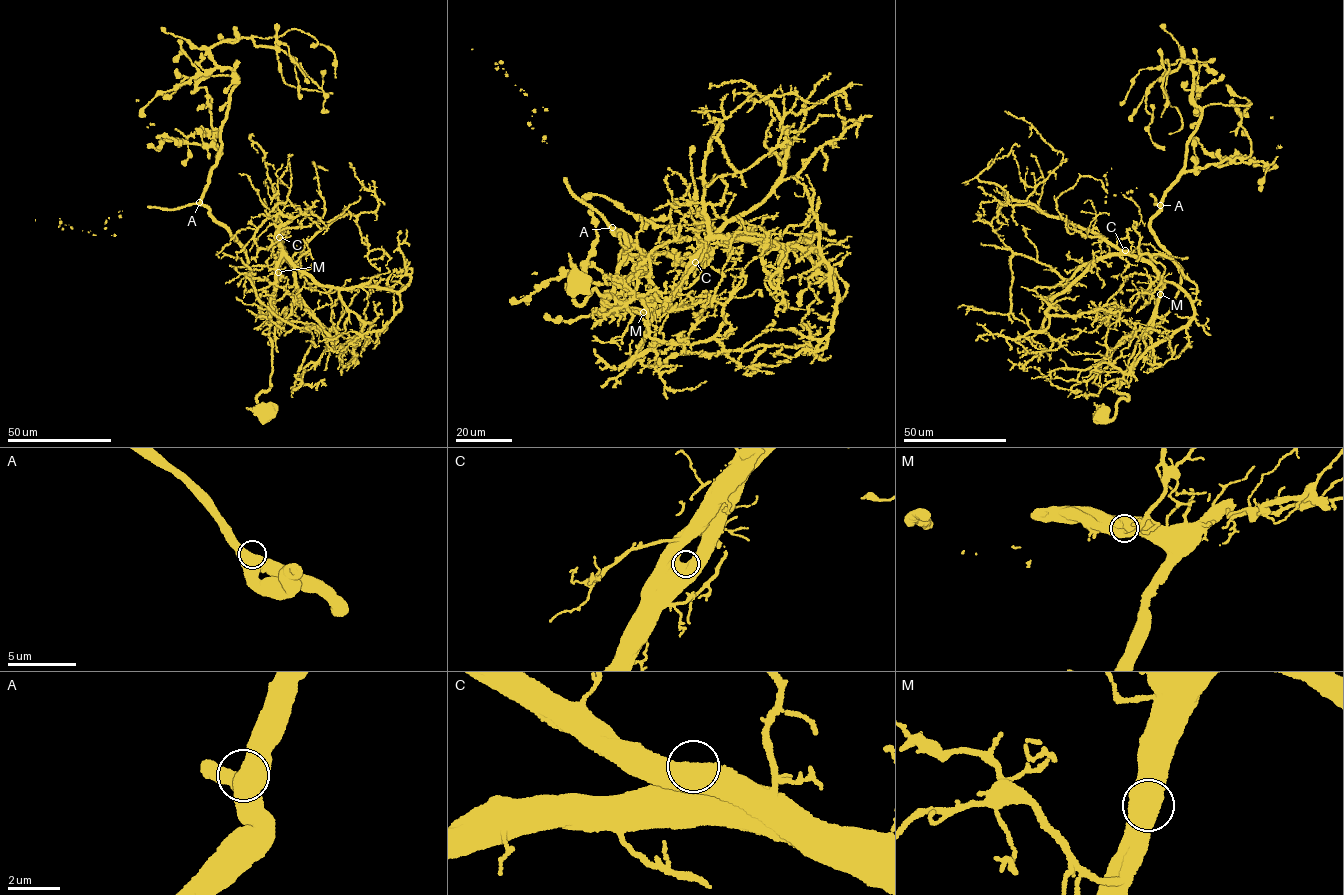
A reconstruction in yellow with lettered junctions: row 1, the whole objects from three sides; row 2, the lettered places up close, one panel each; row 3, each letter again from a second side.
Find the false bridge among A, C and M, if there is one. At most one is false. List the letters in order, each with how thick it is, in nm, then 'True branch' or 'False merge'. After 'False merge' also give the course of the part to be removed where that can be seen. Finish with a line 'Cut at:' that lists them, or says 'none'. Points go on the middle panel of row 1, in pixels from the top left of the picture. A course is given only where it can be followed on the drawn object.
A: Thickness 900 nm. True branch
C: Thickness 850 nm. True branch
M: Thickness 1050 nm. True branch
Cut at: none

